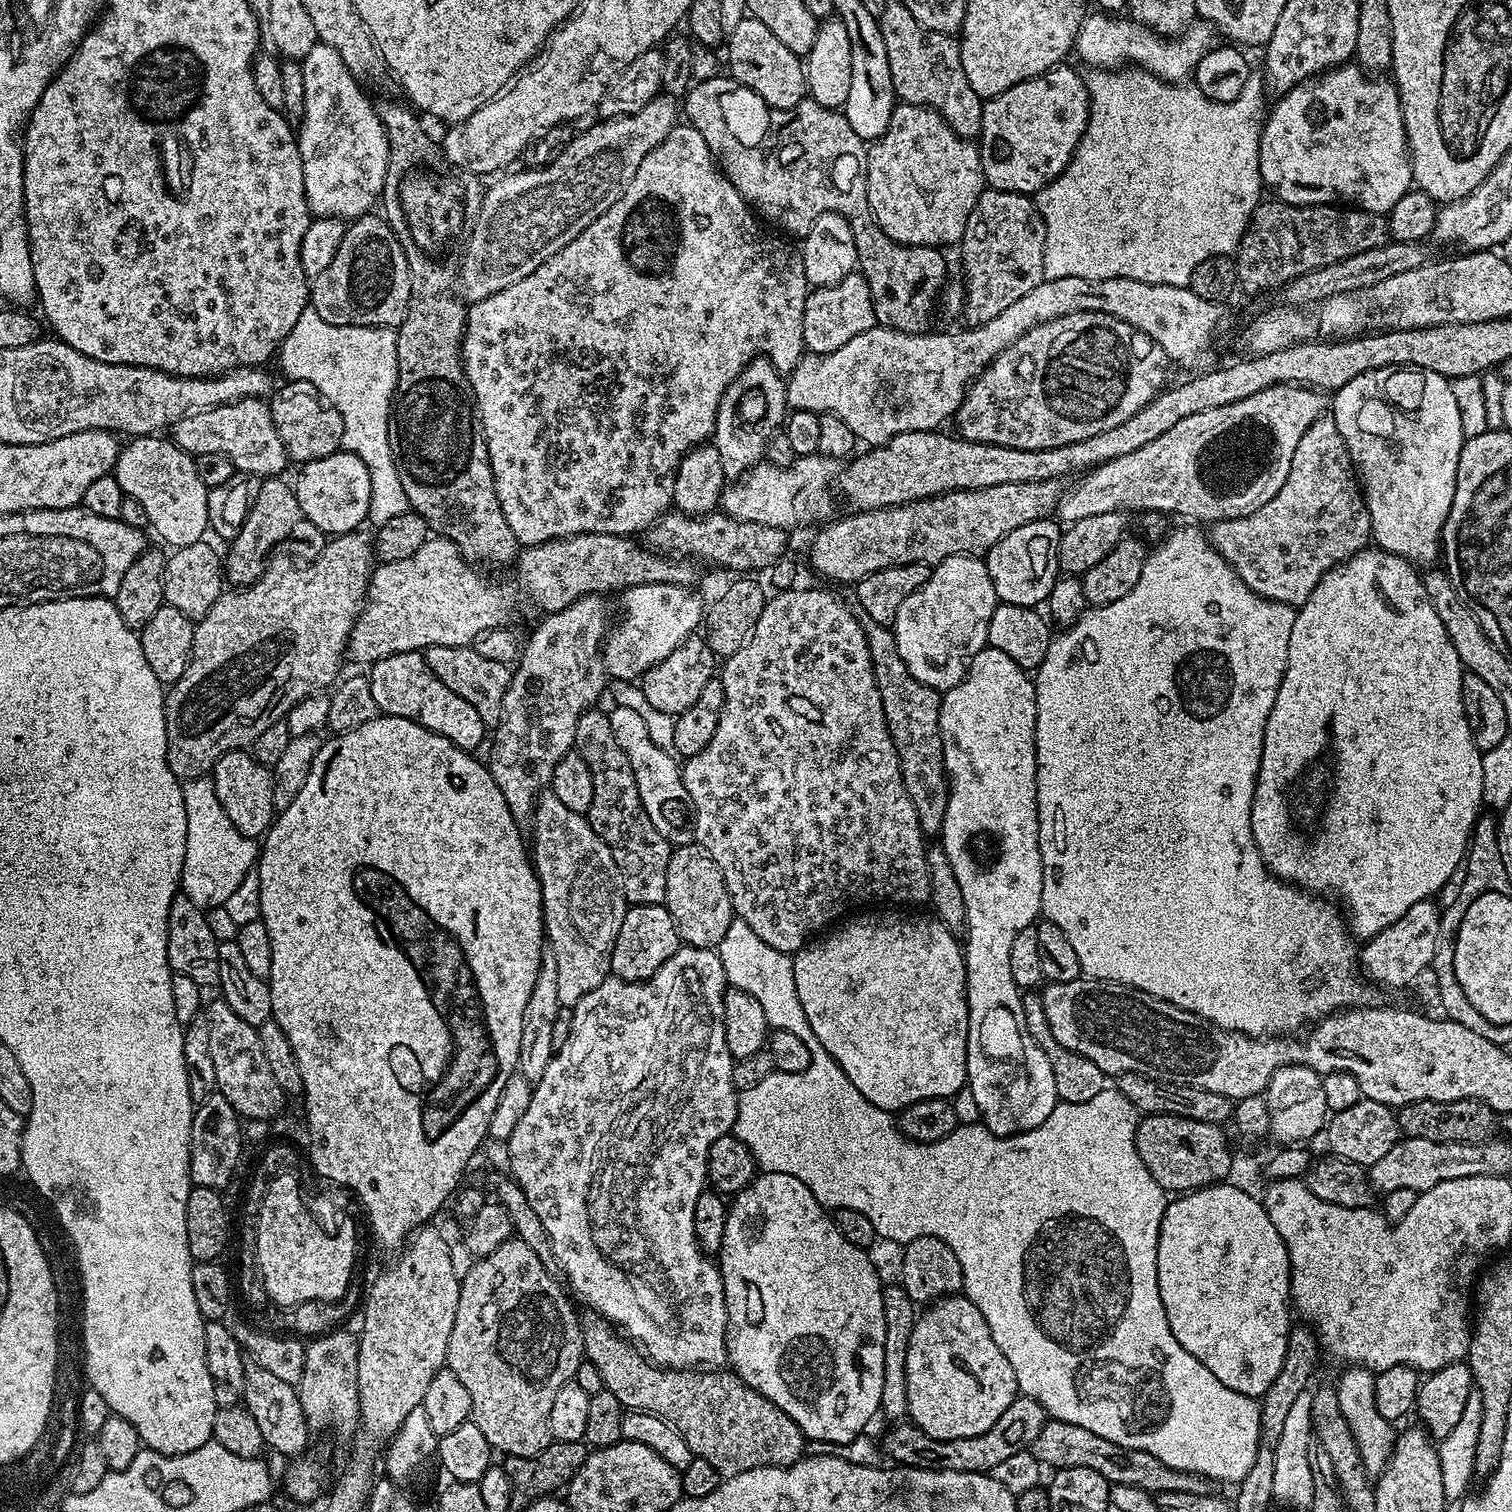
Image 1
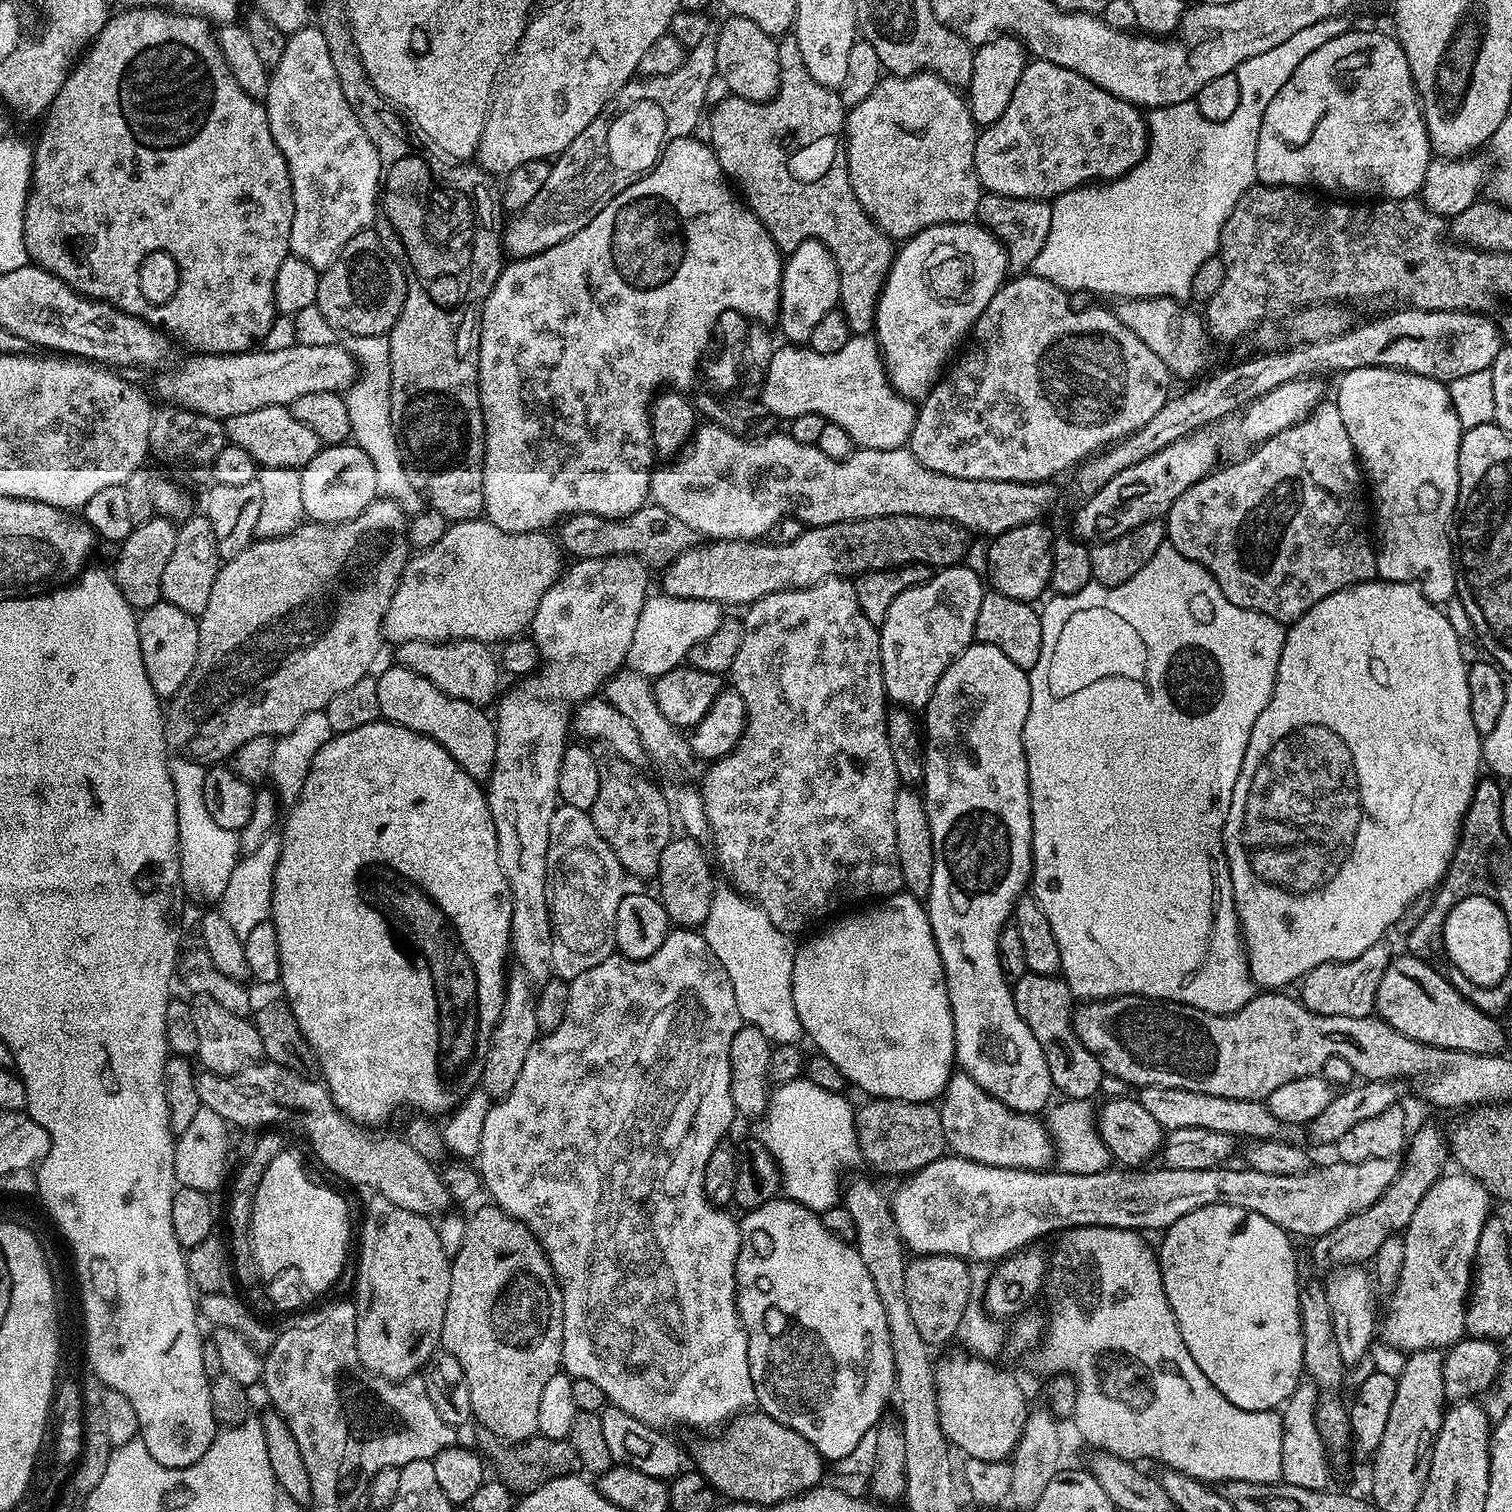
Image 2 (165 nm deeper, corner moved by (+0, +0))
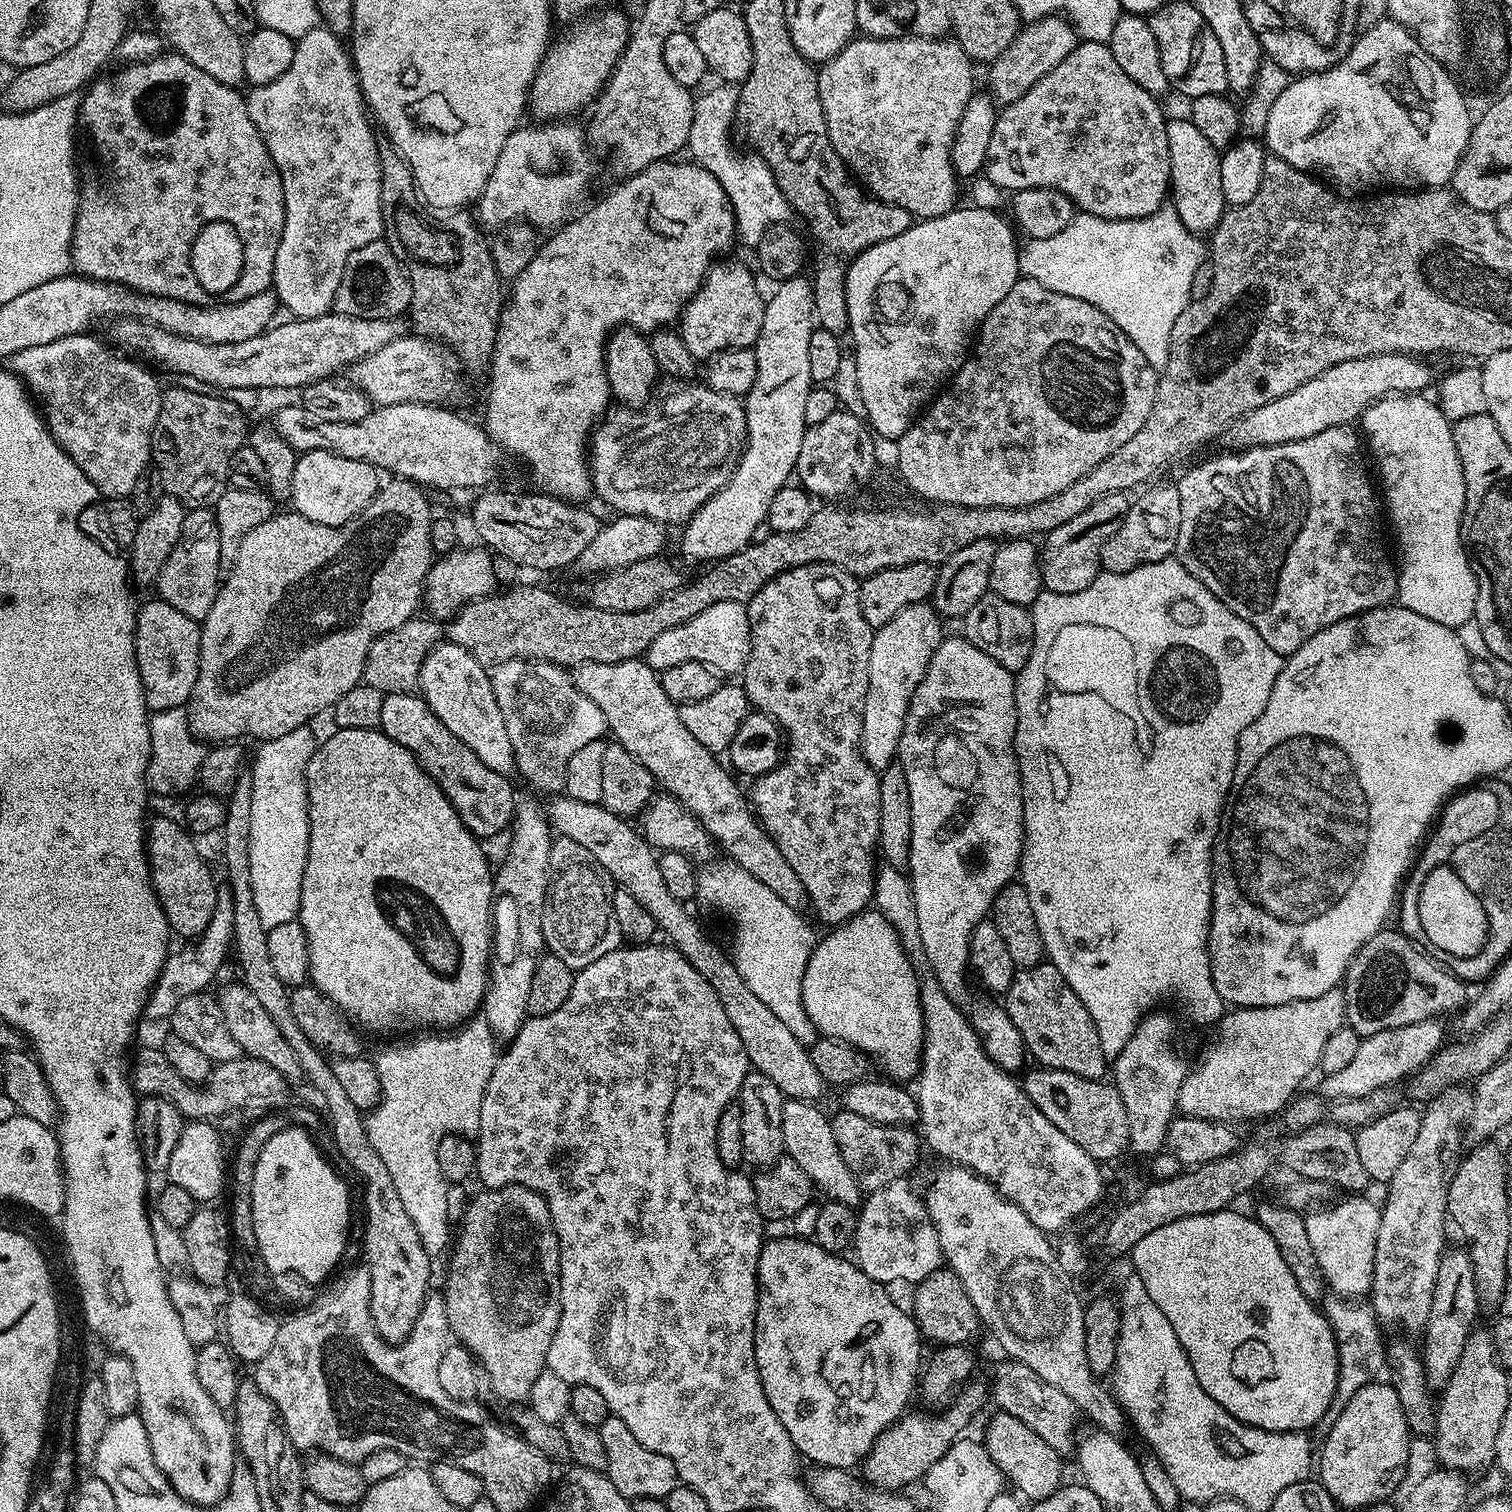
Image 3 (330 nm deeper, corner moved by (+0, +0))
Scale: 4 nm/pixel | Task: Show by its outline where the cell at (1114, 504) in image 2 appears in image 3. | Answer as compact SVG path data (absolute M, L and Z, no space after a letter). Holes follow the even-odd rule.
M1384 352L1381 356L1367 356L1350 362L1338 362L1330 366L1330 370L1322 370L1318 378L1310 378L1310 382L1302 382L1298 390L1290 390L1290 394L1282 394L1282 398L1274 398L1274 402L1266 402L1266 406L1258 406L1257 410L1248 411L1235 423L1229 425L1233 444L1238 448L1263 447L1265 444L1285 444L1298 442L1302 438L1314 438L1314 434L1322 434L1322 430L1352 426L1363 417L1365 409L1375 400L1393 394L1420 394L1432 380L1432 372L1423 364L1423 359L1412 354Z

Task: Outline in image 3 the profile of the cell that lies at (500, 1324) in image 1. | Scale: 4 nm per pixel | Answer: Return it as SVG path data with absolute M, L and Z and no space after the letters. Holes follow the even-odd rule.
M511 1184L501 1188L489 1188L480 1190L477 1196L475 1194L469 1199L459 1227L461 1227L460 1237L457 1240L455 1237L454 1247L451 1249L451 1252L453 1252L452 1261L448 1264L448 1281L445 1282L444 1289L442 1289L449 1333L464 1347L472 1351L472 1356L482 1369L487 1383L488 1380L492 1383L493 1390L502 1399L509 1400L512 1404L518 1403L519 1400L520 1403L527 1401L538 1374L546 1371L550 1342L554 1342L554 1334L558 1330L558 1322L560 1321L560 1243L558 1242L558 1234L554 1230L554 1222L550 1218L550 1210L544 1199L526 1186Z

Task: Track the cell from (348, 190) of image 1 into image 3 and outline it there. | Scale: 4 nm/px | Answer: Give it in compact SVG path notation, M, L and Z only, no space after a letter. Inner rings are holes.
M317 26L314 30L310 30L305 36L296 40L294 58L291 60L286 74L274 78L274 82L269 84L253 87L252 93L247 93L246 96L250 118L254 122L254 126L258 126L258 134L262 134L262 138L266 142L266 150L276 164L276 169L280 171L284 187L284 229L282 230L282 242L278 242L278 254L274 254L274 274L272 275L274 291L283 307L285 304L292 311L289 313L293 317L302 320L323 316L335 305L338 286L342 282L342 274L346 270L346 262L350 258L350 254L354 254L354 250L362 250L362 246L370 246L370 242L379 240L384 235L384 219L380 201L380 191L382 190L380 144L378 139L376 140L375 134L372 133L373 121L366 111L364 94L360 90L360 79L356 76L356 65L352 62L345 41L343 44L340 40L343 39L327 26Z

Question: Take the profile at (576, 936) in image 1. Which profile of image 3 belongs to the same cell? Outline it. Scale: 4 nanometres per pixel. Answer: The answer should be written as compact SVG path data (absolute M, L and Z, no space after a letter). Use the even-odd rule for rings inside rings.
M566 836L553 839L550 850L551 880L548 890L548 901L544 904L542 914L542 934L544 935L544 947L551 955L562 958L566 966L573 970L579 970L590 966L590 962L598 962L606 954L621 947L622 937L618 918L614 918L614 902L612 893L614 881L612 875L586 850L586 846L580 846L578 842Z

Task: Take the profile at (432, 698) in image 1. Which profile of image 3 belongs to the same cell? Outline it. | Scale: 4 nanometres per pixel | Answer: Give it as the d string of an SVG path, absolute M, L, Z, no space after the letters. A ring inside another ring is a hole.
M410 692L387 693L382 702L379 731L414 754L416 761L464 819L464 825L478 838L496 836L500 828L507 829L511 825L518 807L518 799L512 793L513 781L486 766L470 746L456 738L436 717L434 710L430 710L423 696Z

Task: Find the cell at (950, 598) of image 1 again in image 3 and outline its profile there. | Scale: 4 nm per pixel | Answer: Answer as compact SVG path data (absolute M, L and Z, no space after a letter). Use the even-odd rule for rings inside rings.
M925 602L906 606L906 610L898 610L886 626L875 629L870 646L870 686L866 690L866 706L862 714L862 738L860 746L864 751L866 762L877 770L883 770L894 762L894 757L900 751L900 739L904 733L904 723L910 710L910 702L916 693L916 687L922 682L924 675L932 664L934 654L940 643L946 639L946 632L942 625L942 617L931 603Z

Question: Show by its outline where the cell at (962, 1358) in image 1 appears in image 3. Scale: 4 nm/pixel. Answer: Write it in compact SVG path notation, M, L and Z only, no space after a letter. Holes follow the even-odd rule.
M997 1411L995 1415L984 1436L982 1435L983 1446L990 1458L994 1458L998 1470L1004 1473L1007 1483L1021 1497L1032 1502L1050 1498L1062 1487L1065 1461L1054 1449L1046 1446L1042 1438L1038 1438L1038 1434L1026 1422L1010 1415L1009 1412Z

